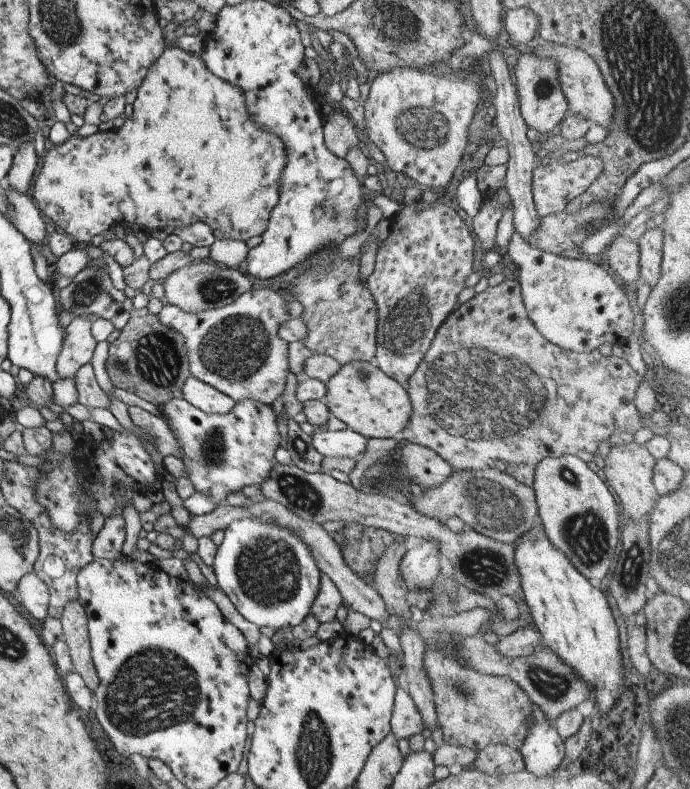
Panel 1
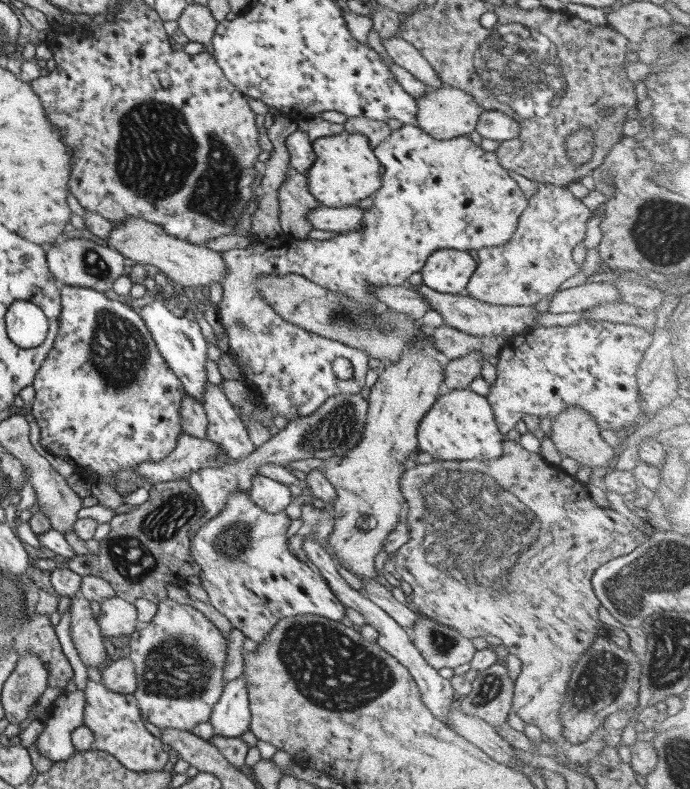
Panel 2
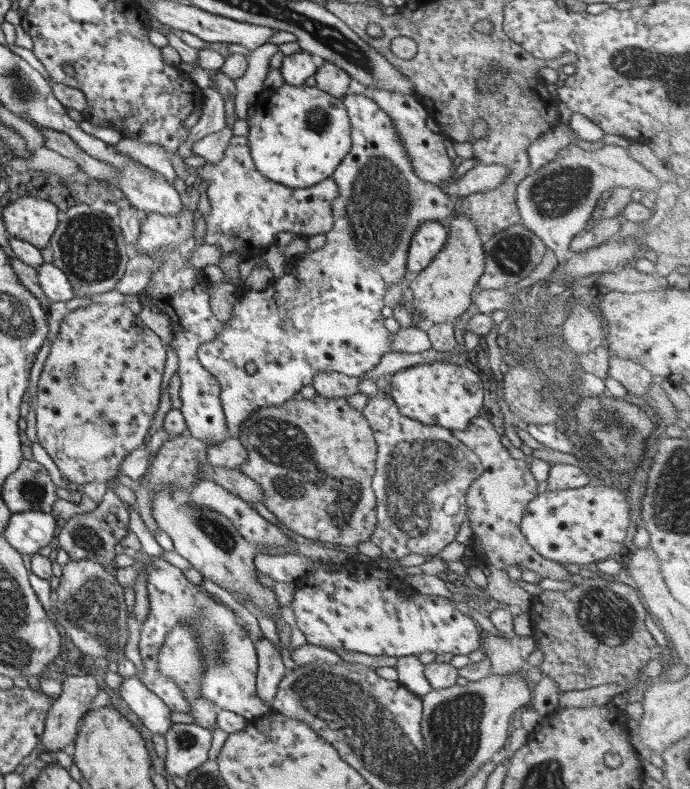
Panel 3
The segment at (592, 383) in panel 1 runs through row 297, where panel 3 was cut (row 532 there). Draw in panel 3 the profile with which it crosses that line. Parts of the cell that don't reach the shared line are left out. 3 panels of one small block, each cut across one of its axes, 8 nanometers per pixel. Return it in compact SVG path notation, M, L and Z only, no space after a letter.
M483 414L471 418L465 429L450 431L456 440L475 453L482 468L475 480L467 486L464 498L465 516L471 529L471 544L475 541L478 544L476 564L487 558L489 563L499 569L517 565L521 571L532 570L540 574L541 578L561 581L568 578L571 574L565 570L565 566L537 554L521 534L521 517L527 503L537 492L537 482L529 465L509 455L508 450L500 444L499 435Z

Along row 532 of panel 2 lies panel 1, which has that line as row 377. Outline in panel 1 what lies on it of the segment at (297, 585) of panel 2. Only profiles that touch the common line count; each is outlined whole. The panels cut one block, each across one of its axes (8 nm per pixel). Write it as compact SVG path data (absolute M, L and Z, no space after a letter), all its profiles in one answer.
M253 287L238 296L234 303L223 308L188 313L175 305L167 304L162 306L157 316L163 326L173 329L183 337L187 364L192 377L232 398L235 403L245 399L255 399L271 406L271 402L283 392L288 372L286 359L288 343L277 336L278 328L291 318L286 311L287 301L289 298L282 290Z

